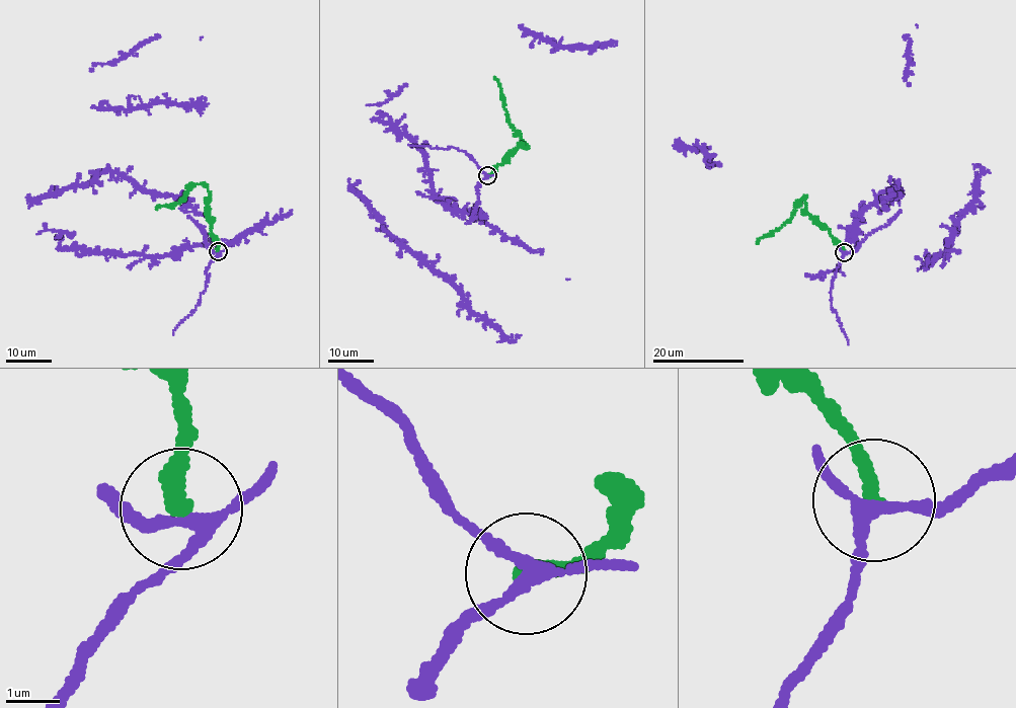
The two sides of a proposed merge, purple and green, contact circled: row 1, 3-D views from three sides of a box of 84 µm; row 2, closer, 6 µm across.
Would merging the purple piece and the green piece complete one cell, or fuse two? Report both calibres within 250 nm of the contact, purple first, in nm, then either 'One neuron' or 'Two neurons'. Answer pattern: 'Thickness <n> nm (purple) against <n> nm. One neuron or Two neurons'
Thickness 190 nm (purple) against 280 nm. Two neurons

